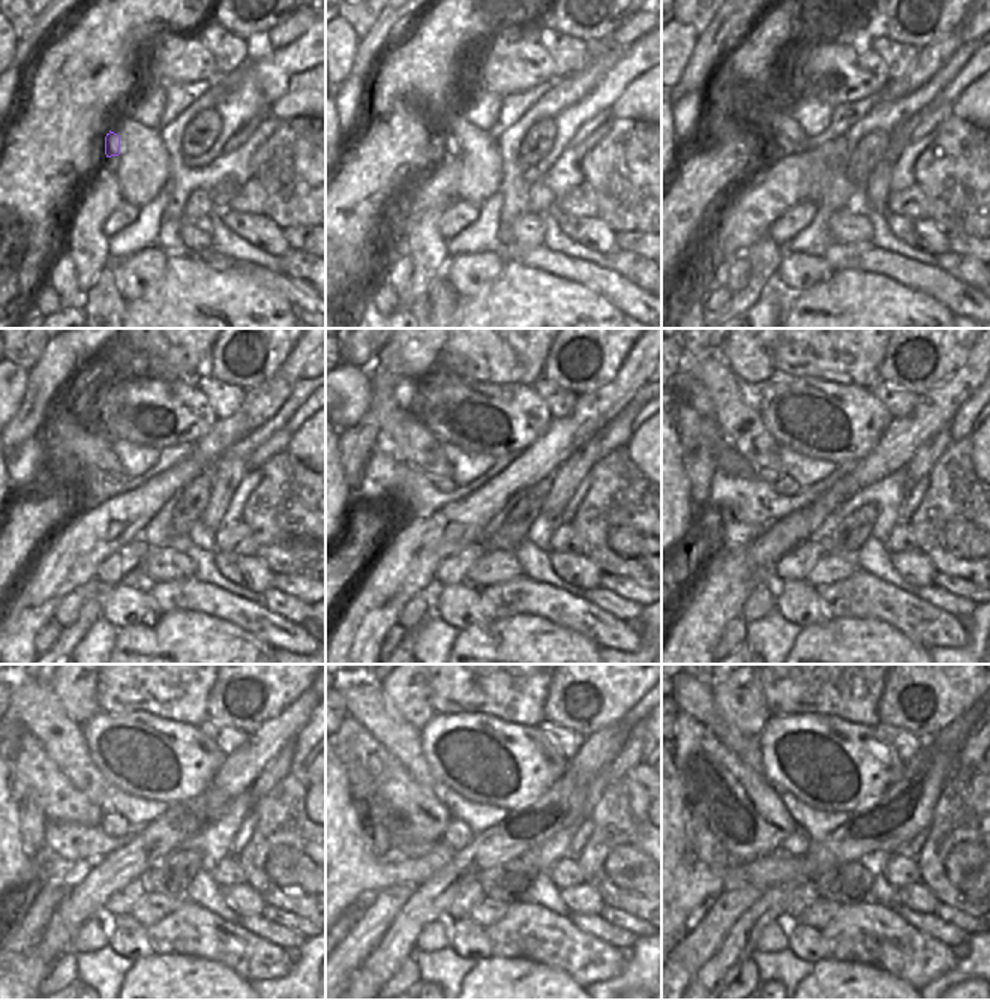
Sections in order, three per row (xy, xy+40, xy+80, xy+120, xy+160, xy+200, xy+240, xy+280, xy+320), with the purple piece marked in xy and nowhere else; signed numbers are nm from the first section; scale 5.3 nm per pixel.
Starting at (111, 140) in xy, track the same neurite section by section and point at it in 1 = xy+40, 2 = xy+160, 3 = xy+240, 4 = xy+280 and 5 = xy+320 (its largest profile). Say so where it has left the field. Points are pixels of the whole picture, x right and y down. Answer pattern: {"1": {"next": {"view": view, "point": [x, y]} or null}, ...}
{"1": {"next": {"view": "xy+40", "point": [452, 147]}}, "2": {"next": {"view": "xy+160", "point": [443, 483]}}, "3": {"next": {"view": "xy+240", "point": [113, 823]}}, "4": {"next": {"view": "xy+280", "point": [456, 835]}}, "5": {"next": {"view": "xy+320", "point": [797, 843]}}}

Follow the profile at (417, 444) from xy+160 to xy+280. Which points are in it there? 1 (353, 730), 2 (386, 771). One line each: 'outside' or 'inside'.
1: outside
2: outside

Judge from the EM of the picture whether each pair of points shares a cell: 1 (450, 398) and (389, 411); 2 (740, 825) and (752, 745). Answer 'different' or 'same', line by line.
1: different
2: different

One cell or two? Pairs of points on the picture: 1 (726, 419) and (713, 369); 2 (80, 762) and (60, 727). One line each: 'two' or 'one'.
1: one
2: one

